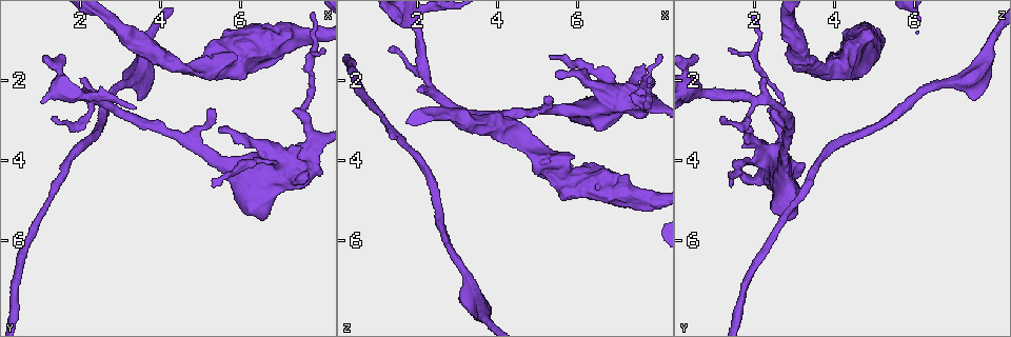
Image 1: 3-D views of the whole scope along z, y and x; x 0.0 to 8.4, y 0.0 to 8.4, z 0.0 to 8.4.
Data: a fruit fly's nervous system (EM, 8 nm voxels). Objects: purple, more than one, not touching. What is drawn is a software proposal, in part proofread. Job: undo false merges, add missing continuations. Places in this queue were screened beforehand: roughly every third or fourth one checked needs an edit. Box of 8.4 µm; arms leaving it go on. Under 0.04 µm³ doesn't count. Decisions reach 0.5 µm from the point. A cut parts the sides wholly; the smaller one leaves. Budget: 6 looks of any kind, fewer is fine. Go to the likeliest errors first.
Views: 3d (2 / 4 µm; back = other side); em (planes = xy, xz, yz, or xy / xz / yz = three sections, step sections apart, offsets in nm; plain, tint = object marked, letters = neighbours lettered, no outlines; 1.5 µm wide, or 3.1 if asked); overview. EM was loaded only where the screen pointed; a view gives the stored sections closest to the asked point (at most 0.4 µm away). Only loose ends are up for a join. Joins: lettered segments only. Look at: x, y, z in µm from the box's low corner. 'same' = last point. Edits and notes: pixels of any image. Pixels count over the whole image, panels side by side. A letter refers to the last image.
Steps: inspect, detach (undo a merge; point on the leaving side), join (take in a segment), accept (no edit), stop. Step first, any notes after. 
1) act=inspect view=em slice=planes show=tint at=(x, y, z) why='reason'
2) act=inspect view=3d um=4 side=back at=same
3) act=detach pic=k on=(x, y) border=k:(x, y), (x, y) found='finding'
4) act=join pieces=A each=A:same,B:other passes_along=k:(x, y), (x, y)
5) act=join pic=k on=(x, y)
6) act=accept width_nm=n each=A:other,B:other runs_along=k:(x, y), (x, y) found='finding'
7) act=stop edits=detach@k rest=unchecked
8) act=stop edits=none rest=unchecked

act=inspect view=em slice=planes show=letters at=(5.45, 3.25, 1.80) why='free end'

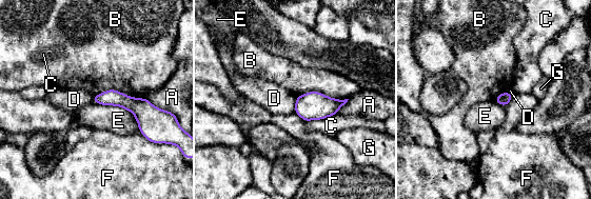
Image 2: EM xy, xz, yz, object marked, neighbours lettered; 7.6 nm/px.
act=accept longest_contact=E:440nm each=A:other,B:other,C:other,D:other,E:other,F:other,G:other found='none of them fits'

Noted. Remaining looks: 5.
act=inspect view=em slice=xz step=4 show=tint at=(5.65, 0.90, 5.05) why='branch stops here'

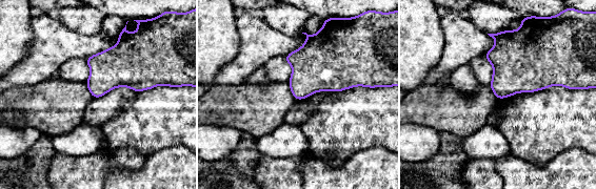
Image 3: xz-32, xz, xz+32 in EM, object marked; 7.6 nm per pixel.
act=inspect view=em slice=xz step=4 show=letters at=same

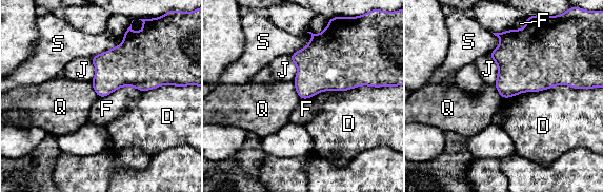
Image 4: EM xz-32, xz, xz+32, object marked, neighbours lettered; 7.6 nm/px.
act=accept each=D:other,F:other,J:other,Q:other,S:other border=4:(142, 91), (119, 87), (99, 98) found='none of them fits'

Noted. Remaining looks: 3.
act=inspect view=em slice=xy step=4 show=tint at=(1.55, 1.45, 0.60) why='free end'

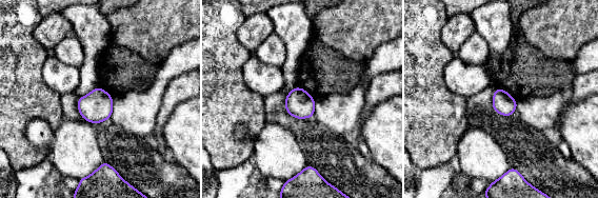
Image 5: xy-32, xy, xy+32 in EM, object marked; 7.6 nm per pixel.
act=inspect view=em slice=xy step=4 show=letters at=same why='see the neighbours'

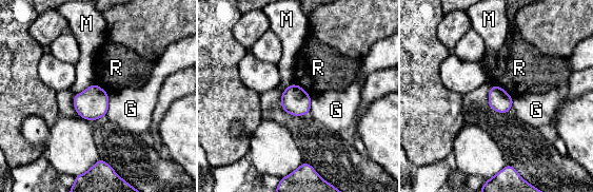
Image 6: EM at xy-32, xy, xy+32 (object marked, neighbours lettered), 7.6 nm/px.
act=accept width_nm=170 each=G:other,M:other,R:other border=6:(493, 83), (500, 87), (512, 98) found='no lettered segment goes on from it'

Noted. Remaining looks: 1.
act=stop edits=none rest=unchecked

